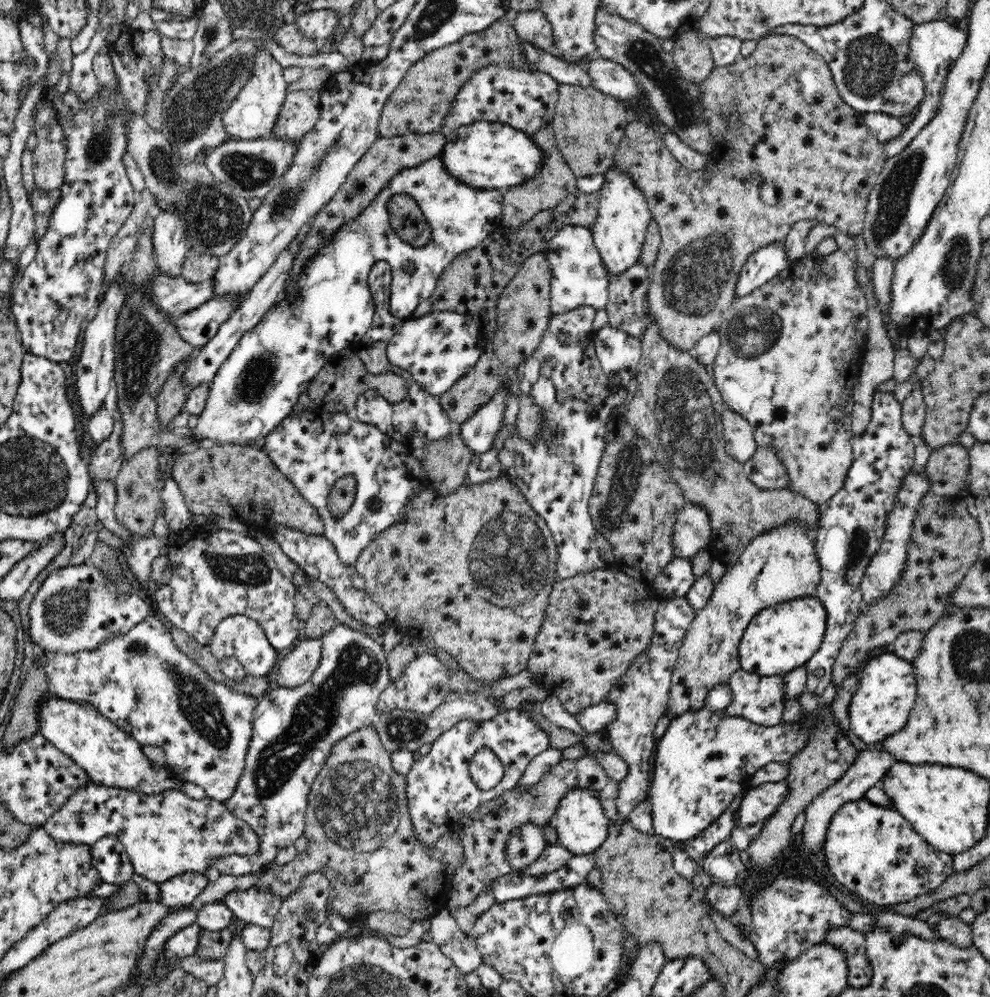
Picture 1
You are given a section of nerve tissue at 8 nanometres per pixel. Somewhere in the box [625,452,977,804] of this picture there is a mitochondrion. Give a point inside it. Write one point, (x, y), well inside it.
(860, 542)

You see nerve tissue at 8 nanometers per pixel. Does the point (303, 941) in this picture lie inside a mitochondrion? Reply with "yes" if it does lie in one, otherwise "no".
no

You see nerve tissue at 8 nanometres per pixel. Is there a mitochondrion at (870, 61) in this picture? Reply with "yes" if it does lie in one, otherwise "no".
yes

